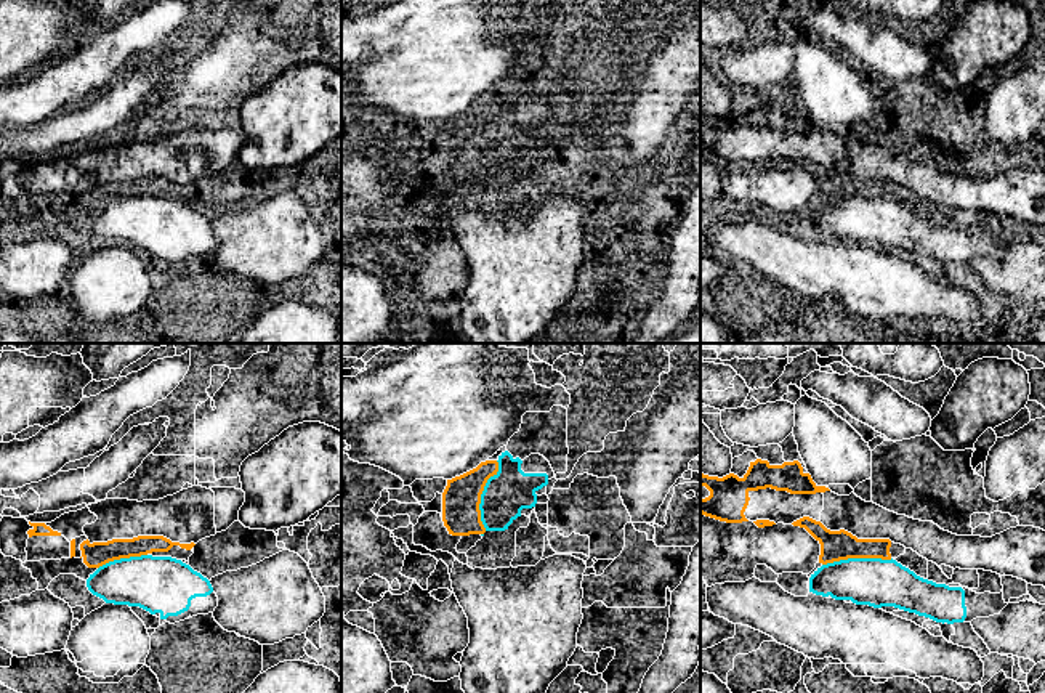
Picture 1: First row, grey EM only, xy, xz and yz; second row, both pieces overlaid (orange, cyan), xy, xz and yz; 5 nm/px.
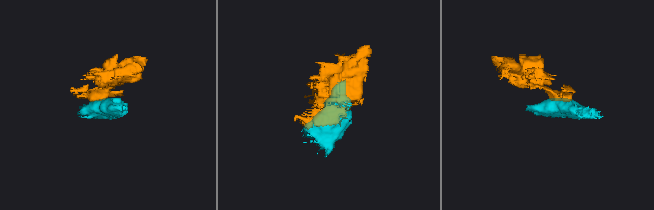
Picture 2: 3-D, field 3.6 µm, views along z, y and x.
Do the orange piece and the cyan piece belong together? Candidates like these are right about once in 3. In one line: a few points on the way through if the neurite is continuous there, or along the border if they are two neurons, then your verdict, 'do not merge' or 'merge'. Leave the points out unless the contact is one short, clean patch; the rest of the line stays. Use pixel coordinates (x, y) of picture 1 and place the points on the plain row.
border along xz (497, 101), (497, 111), (481, 135), (480, 161), (484, 170); do not merge

